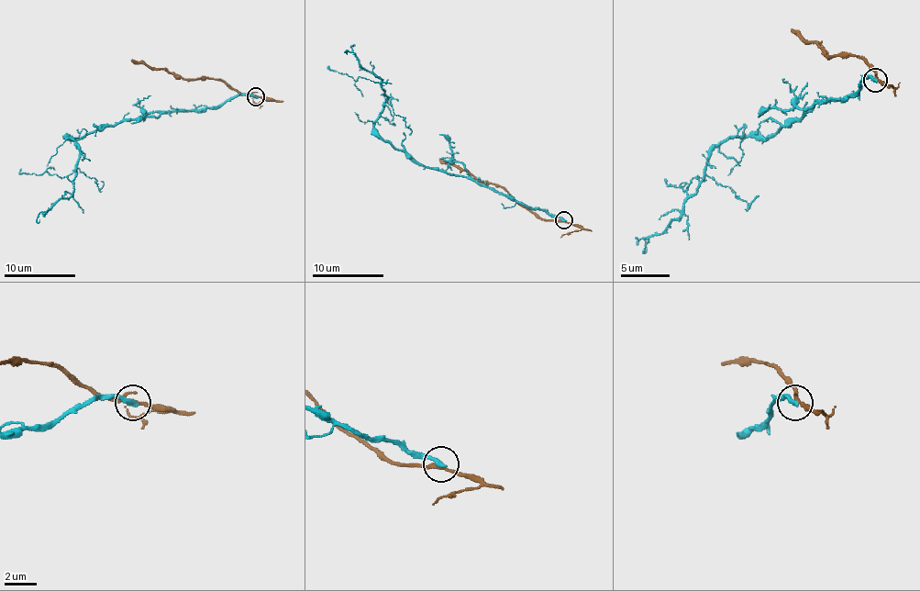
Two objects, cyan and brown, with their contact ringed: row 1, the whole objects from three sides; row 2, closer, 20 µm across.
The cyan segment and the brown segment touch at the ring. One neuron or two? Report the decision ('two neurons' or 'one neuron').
two neurons

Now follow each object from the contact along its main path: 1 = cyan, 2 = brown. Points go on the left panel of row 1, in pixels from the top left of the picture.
1: (256, 97), (239, 94), (216, 105), (160, 111), (65, 138), (80, 150), (72, 193), (40, 213), (38, 223)
2: (256, 95), (239, 95), (216, 79), (176, 77), (163, 68), (151, 68), (131, 60)

